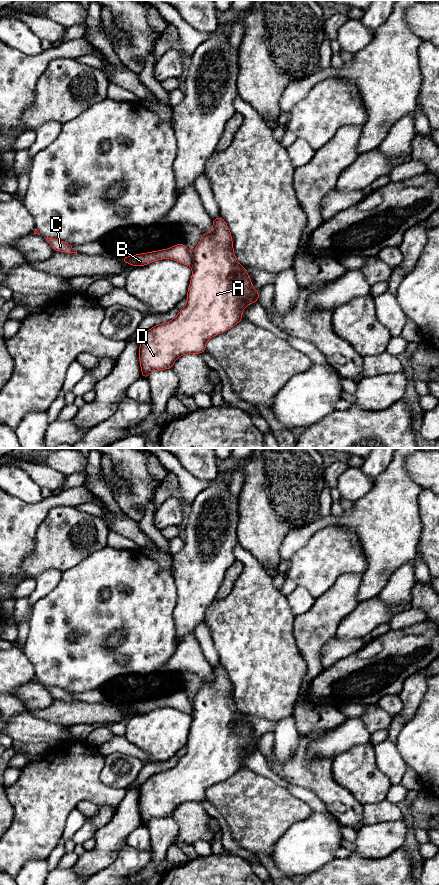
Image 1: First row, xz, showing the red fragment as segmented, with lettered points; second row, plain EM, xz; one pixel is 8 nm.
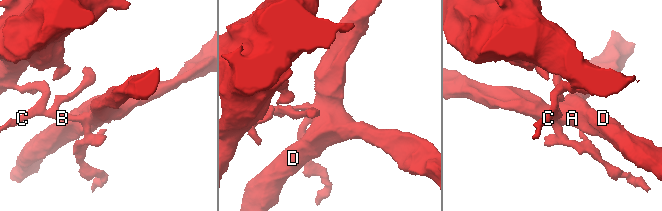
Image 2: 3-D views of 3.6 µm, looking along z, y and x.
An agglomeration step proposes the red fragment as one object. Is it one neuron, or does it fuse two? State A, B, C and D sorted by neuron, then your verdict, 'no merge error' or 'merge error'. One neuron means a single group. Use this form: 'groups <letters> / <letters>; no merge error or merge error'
groups A D / B C; merge error

